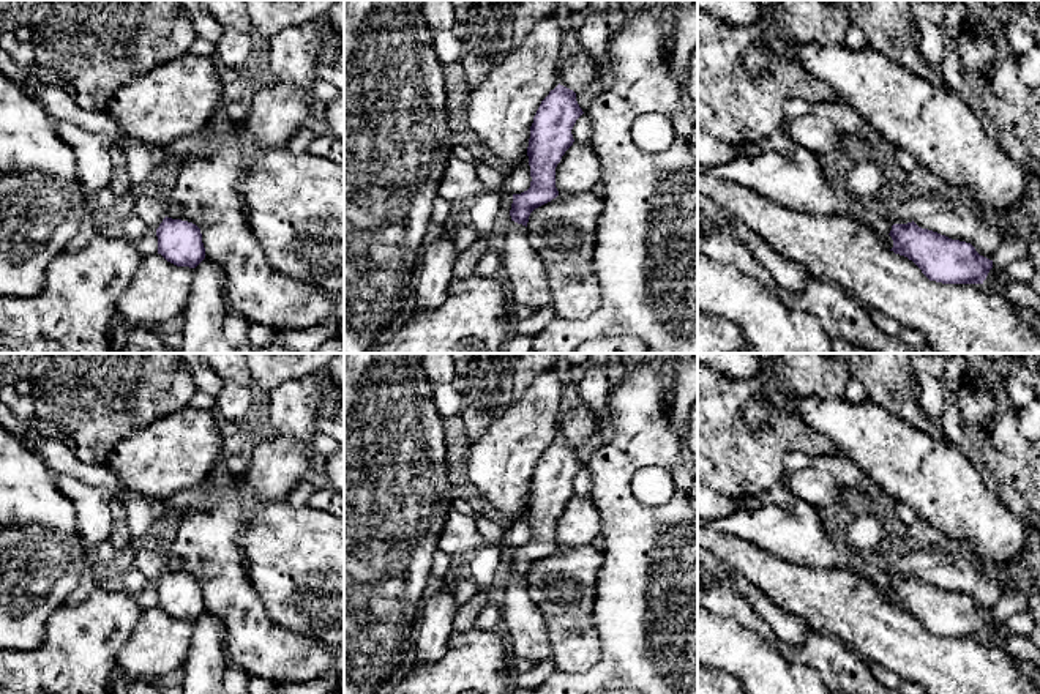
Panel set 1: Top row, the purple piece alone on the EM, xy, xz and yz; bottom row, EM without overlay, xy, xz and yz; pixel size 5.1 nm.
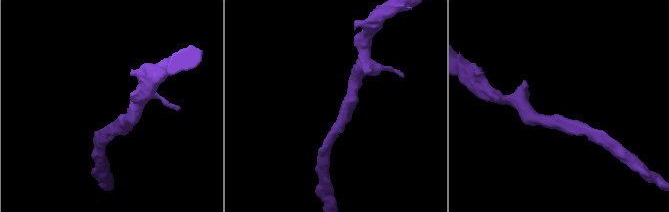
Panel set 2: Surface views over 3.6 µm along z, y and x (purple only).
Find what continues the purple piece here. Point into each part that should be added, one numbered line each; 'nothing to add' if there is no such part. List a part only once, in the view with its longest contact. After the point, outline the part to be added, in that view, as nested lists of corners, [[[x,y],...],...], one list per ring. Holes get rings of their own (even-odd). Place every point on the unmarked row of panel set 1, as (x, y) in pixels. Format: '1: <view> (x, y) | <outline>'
nothing to add

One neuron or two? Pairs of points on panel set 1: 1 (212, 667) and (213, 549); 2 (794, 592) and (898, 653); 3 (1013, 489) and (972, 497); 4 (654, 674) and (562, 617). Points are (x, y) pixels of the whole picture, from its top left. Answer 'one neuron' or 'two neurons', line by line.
1: two neurons
2: one neuron
3: two neurons
4: two neurons

